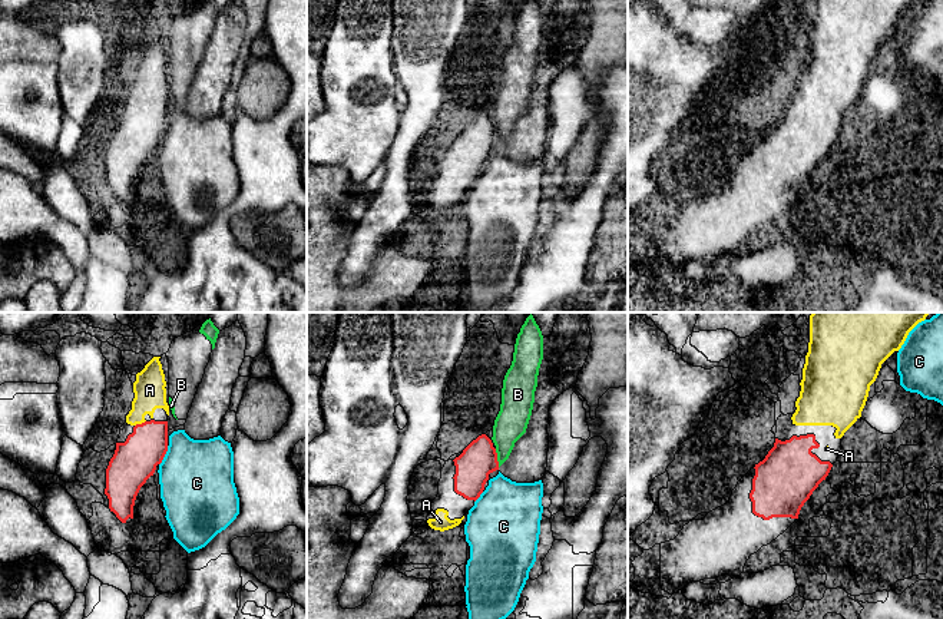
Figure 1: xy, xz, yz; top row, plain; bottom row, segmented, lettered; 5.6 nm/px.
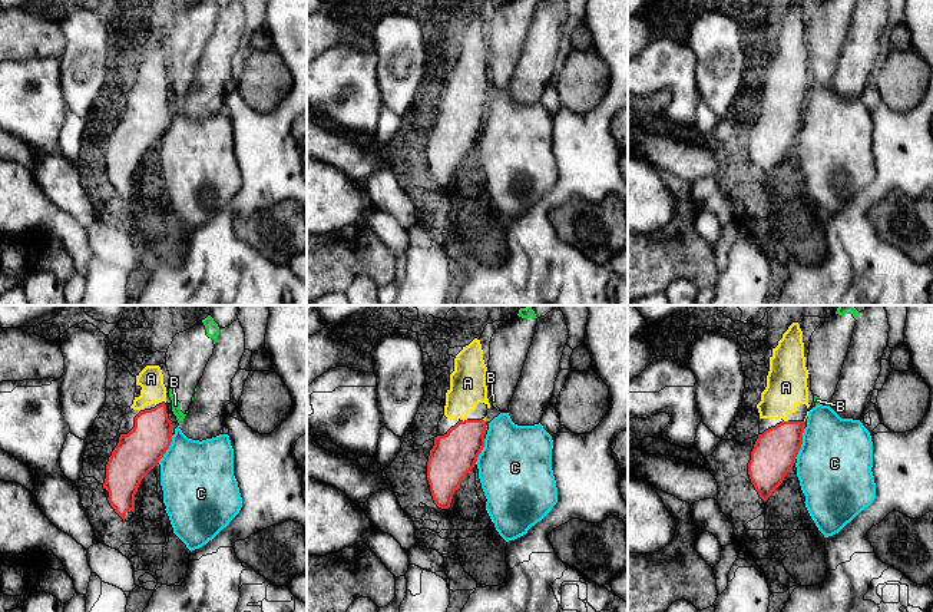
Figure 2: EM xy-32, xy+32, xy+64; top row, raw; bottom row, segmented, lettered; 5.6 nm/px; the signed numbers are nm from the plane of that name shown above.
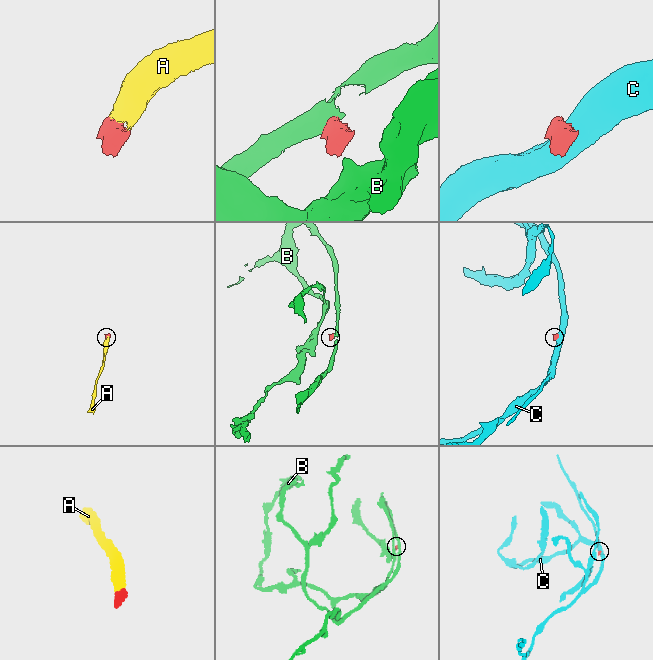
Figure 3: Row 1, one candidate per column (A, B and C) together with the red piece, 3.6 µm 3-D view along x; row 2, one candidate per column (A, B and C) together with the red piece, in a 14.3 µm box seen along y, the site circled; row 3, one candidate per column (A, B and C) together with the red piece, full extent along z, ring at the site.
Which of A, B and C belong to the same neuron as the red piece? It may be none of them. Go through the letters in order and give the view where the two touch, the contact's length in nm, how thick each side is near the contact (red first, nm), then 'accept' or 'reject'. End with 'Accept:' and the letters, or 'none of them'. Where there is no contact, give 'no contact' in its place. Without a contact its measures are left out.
A: contact in xy; length 70 nm; calibres 240 and 180 nm; accept
B: contact in xz; length 110 nm; calibres 200 and 180 nm; reject
C: contact in xy; length 120 nm; calibres 240 and 420 nm; reject
Accept: A

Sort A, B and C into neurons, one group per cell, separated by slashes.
A / B / C

